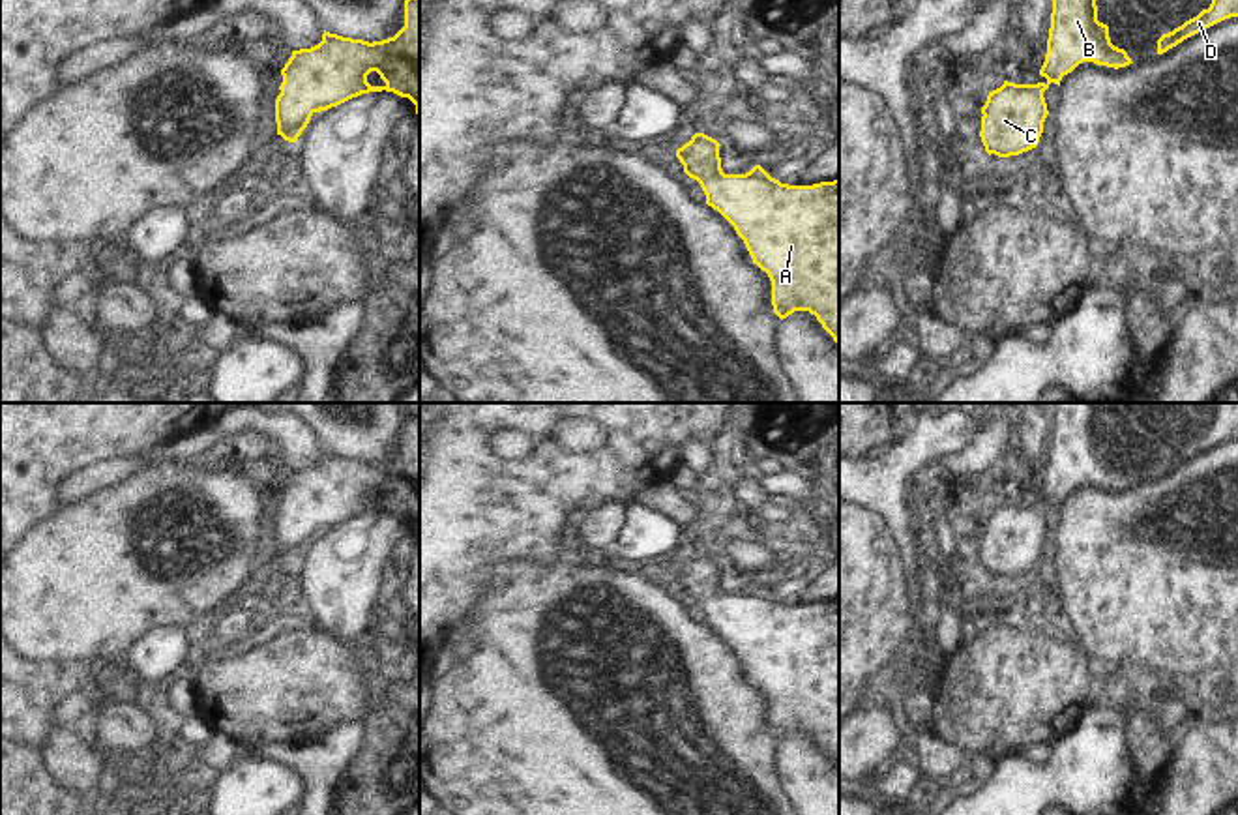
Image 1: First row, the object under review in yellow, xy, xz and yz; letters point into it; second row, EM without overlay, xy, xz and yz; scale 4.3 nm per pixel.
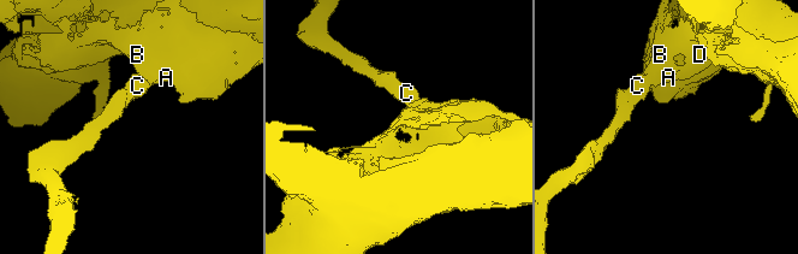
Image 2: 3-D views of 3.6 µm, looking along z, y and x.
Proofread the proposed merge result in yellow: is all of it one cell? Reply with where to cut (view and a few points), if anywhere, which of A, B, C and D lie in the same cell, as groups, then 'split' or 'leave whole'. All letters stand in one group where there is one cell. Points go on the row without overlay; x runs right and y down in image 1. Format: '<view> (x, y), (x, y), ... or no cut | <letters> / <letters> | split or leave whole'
no cut | A B C D | leave whole

